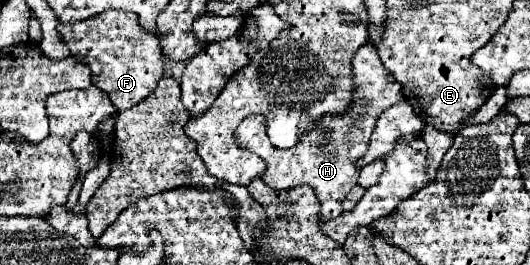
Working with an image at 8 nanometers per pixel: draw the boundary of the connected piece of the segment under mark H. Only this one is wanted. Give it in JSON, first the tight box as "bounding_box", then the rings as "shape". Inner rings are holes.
{"bounding_box":[235,46,403,220],"shape":[[[361,46],[353,60],[353,82],[355,82],[355,90],[353,90],[353,100],[347,112],[343,114],[325,114],[317,120],[317,126],[313,126],[307,134],[303,134],[303,138],[287,150],[275,148],[269,142],[267,136],[267,122],[265,118],[259,114],[251,114],[239,124],[235,138],[239,142],[239,146],[245,146],[247,150],[259,154],[265,162],[267,162],[267,172],[263,174],[263,182],[271,188],[277,190],[291,190],[295,186],[307,184],[313,188],[315,196],[321,202],[321,212],[319,212],[319,220],[333,220],[343,212],[343,198],[349,194],[349,190],[357,184],[359,178],[359,166],[357,160],[361,160],[369,148],[369,138],[373,134],[375,122],[379,120],[381,112],[385,112],[387,108],[391,108],[393,104],[397,104],[403,98],[401,86],[397,82],[389,84],[387,82],[387,68],[381,64],[379,54],[373,46]],[[321,126],[331,130],[331,142],[325,144],[321,148]]]}

